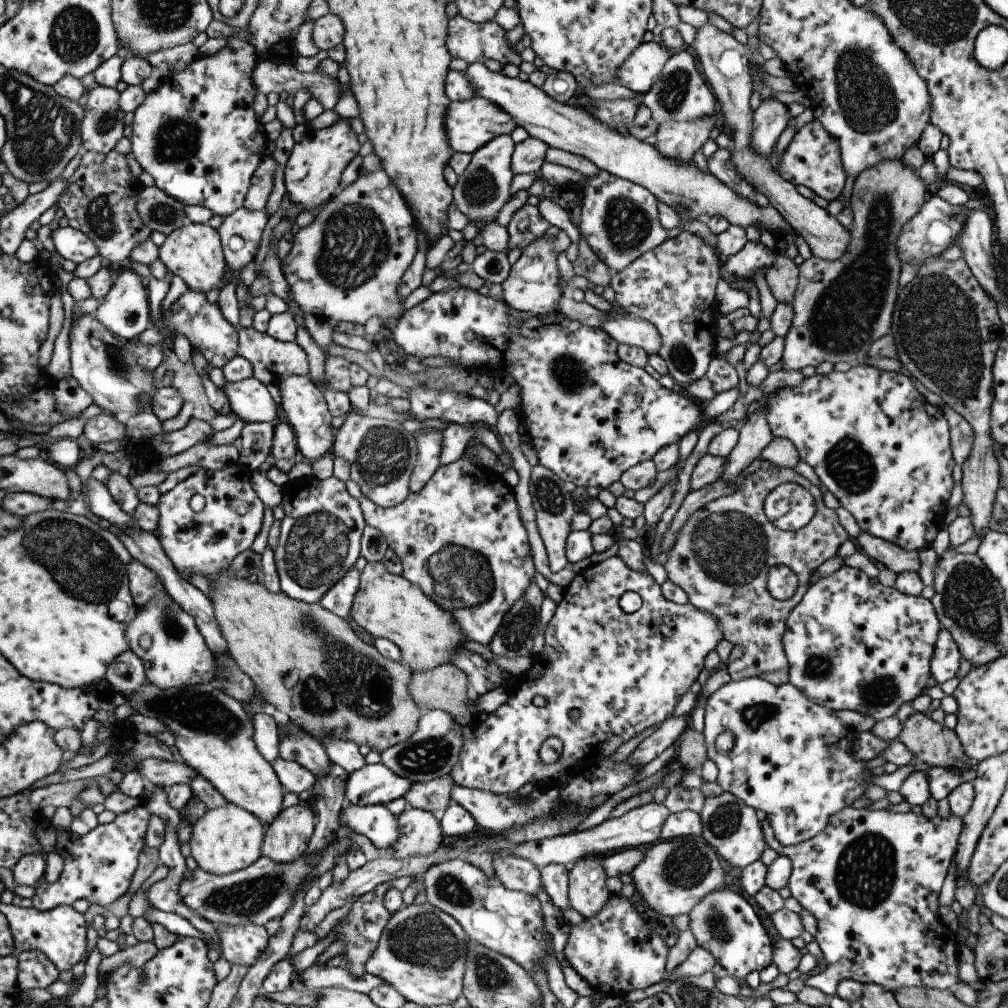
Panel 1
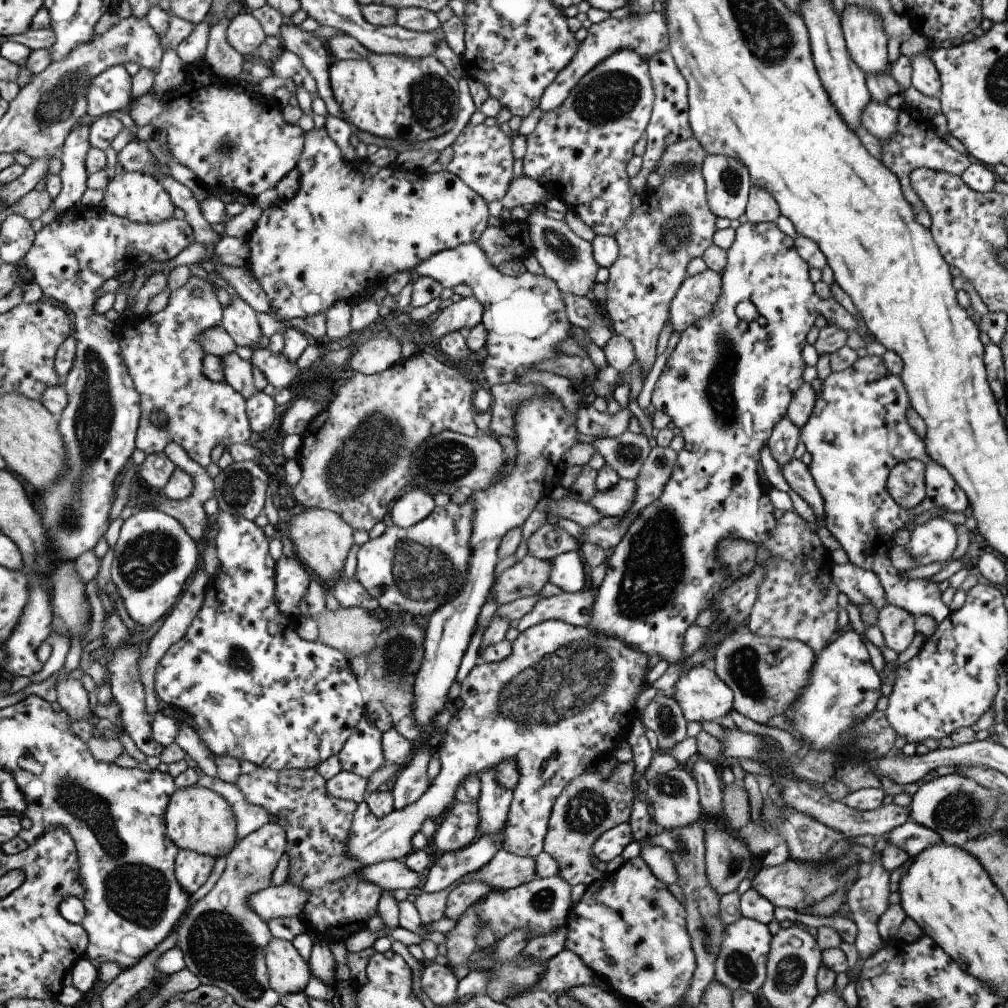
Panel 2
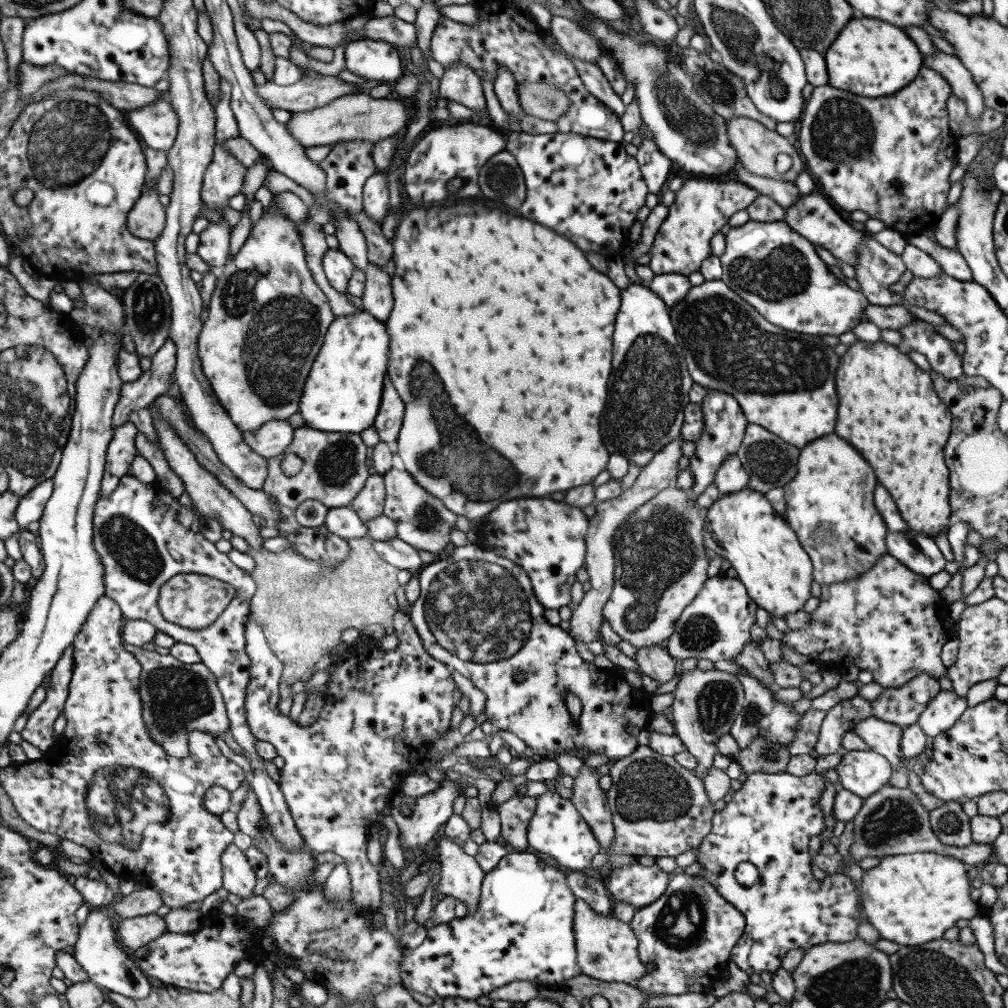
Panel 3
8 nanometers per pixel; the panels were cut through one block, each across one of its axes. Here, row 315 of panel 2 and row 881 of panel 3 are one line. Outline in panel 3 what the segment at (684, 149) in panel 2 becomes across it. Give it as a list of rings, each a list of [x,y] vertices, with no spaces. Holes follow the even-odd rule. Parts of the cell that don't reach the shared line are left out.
[[[637,862],[612,869],[605,881],[614,902],[628,902],[640,910],[665,893],[670,879],[671,875],[658,865],[643,866]]]

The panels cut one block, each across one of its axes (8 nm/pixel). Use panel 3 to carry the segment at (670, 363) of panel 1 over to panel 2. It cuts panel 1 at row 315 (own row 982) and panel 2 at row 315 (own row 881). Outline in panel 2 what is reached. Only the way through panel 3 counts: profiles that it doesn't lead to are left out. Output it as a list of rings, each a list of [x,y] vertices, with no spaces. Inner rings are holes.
[[[706,269],[700,274],[688,276],[670,304],[672,334],[682,334],[698,320],[706,318],[712,312],[720,291],[721,273]]]

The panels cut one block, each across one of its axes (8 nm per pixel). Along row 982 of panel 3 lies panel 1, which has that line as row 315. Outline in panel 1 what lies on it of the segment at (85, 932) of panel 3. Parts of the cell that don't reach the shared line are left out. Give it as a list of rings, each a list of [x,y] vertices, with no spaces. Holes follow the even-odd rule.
[[[124,267],[119,272],[117,281],[113,283],[100,308],[93,315],[112,334],[121,337],[129,343],[136,340],[139,334],[148,330],[150,324],[150,303],[148,302],[147,288],[144,287],[142,277],[132,268]]]

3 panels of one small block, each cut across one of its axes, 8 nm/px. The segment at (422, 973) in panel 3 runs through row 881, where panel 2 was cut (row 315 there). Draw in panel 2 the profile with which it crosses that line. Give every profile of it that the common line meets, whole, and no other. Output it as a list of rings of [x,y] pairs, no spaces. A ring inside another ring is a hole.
[[[477,242],[442,250],[420,262],[414,271],[441,282],[443,288],[458,284],[467,284],[472,288],[472,294],[484,307],[481,323],[488,334],[480,363],[490,385],[517,382],[526,370],[536,370],[538,363],[568,356],[558,350],[557,345],[571,336],[573,327],[566,314],[561,290],[546,275],[525,271],[510,277],[488,262],[486,252]]]

